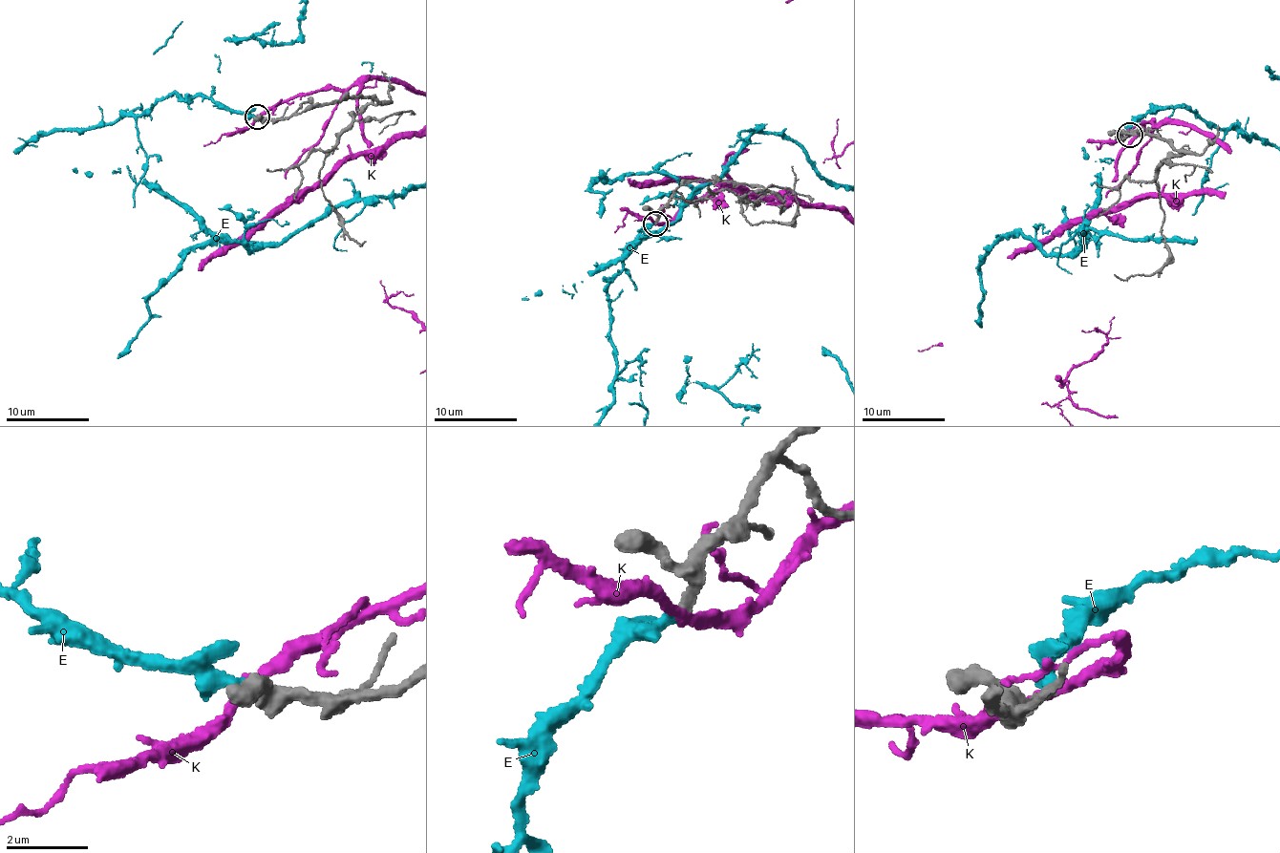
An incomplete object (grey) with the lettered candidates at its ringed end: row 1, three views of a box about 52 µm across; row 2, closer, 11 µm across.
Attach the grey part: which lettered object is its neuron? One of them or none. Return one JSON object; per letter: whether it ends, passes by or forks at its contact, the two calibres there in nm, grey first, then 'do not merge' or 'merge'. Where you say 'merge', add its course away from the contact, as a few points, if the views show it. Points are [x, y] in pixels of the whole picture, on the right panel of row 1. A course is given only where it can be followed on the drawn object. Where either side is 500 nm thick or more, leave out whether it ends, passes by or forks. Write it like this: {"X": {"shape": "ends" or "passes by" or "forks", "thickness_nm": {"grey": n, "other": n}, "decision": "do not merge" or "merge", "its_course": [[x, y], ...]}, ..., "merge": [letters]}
{"E": {"shape": "ends", "thickness_nm": {"grey": 240, "other": 200}, "decision": "merge"}, "K": {"shape": "passes by", "thickness_nm": {"grey": 200, "other": 240}, "decision": "do not merge"}, "merge": ["E"]}

